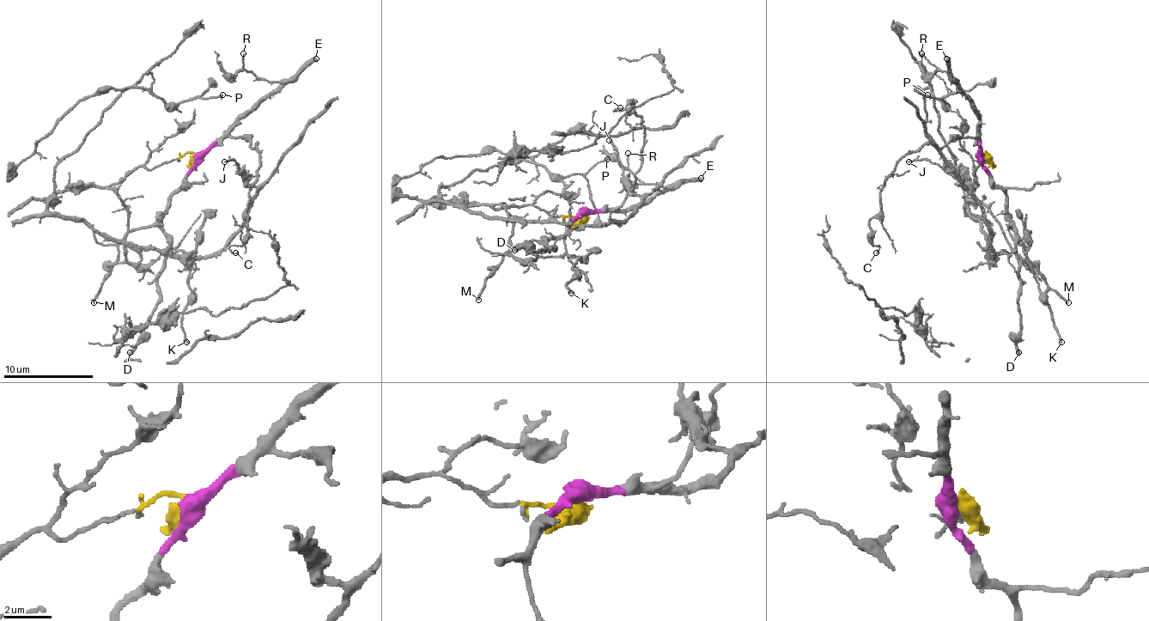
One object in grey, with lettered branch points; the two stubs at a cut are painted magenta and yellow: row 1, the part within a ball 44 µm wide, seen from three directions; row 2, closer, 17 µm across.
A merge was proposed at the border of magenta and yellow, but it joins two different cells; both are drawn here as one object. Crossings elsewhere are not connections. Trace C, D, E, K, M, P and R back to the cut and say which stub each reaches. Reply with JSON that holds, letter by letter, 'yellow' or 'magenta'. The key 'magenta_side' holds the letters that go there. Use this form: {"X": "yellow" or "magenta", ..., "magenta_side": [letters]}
{"C": "magenta", "D": "magenta", "E": "magenta", "K": "yellow", "M": "magenta", "P": "yellow", "R": "magenta", "magenta_side": ["C", "D", "E", "M", "R"]}

